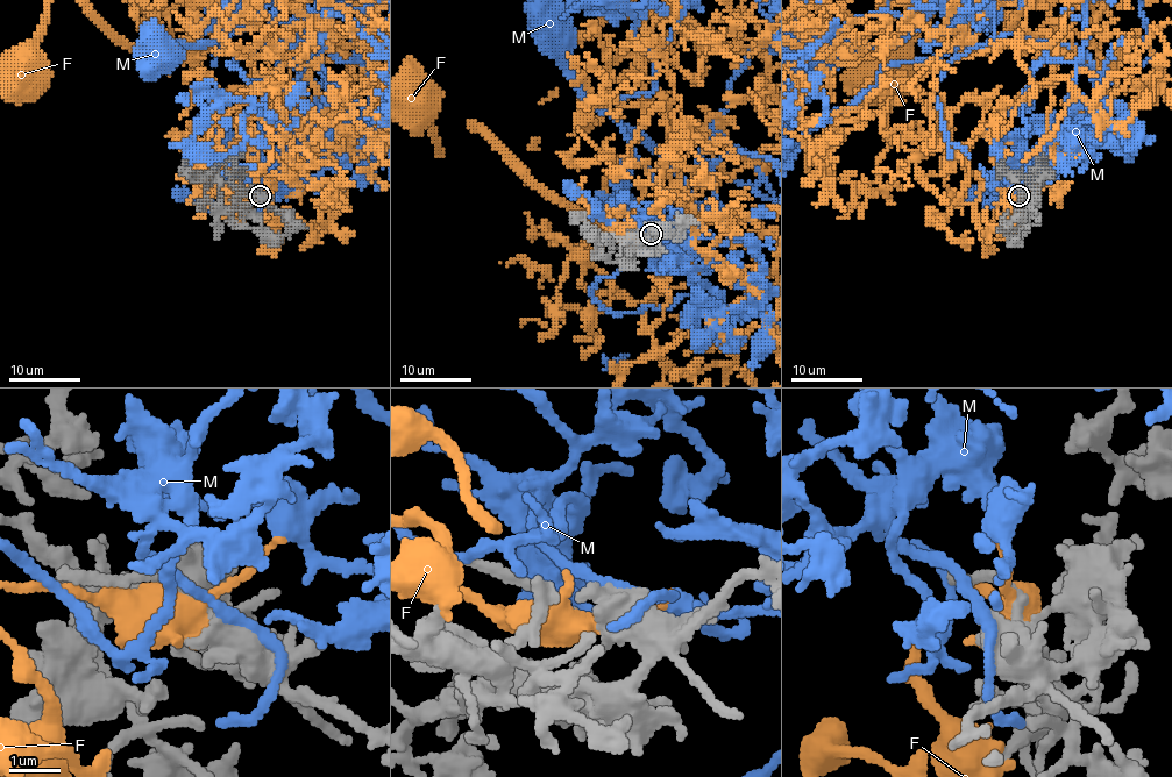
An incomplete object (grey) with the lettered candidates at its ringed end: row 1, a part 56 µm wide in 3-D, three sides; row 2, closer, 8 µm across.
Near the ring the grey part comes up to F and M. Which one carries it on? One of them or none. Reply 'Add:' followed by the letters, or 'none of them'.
Add: M

